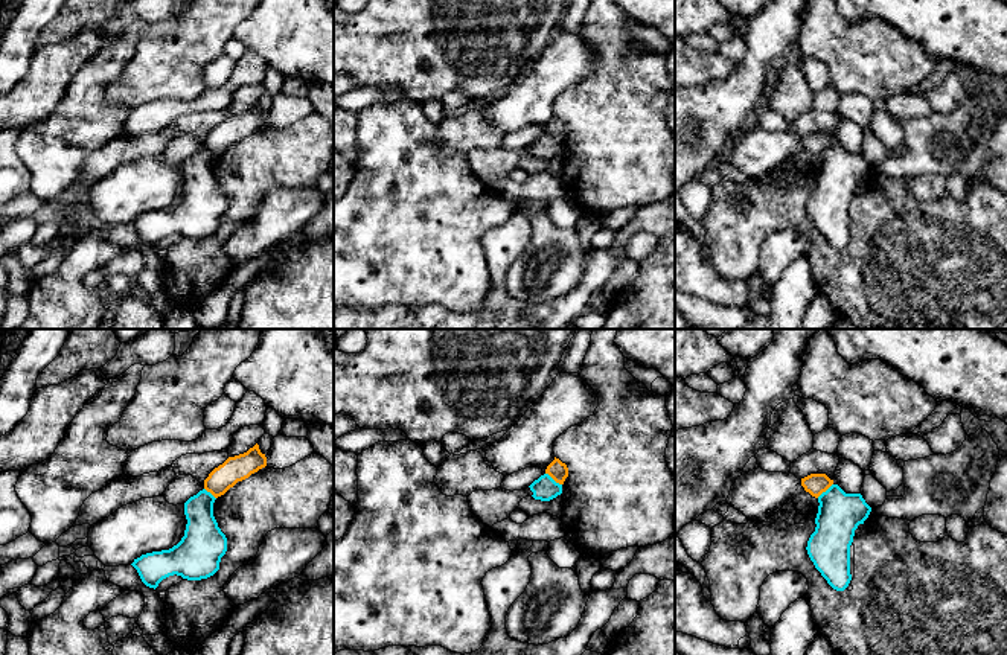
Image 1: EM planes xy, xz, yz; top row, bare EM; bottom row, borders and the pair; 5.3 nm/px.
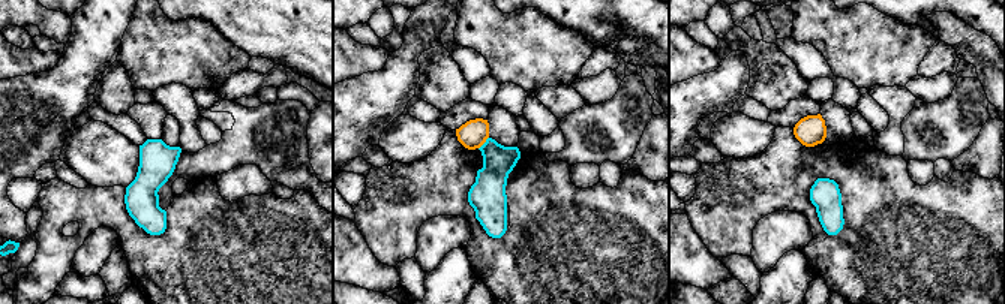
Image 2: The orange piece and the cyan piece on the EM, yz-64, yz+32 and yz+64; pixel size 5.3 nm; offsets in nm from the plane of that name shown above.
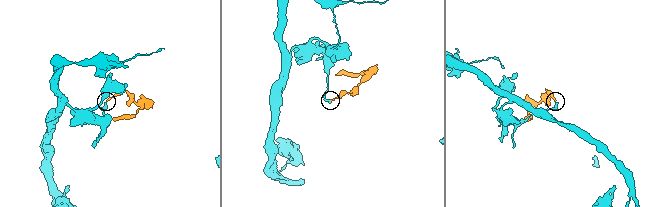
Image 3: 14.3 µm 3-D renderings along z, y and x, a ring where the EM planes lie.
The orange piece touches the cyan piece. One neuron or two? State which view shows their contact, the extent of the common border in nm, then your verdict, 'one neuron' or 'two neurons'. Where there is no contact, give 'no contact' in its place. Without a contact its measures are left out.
xz | 110 nm | two neurons

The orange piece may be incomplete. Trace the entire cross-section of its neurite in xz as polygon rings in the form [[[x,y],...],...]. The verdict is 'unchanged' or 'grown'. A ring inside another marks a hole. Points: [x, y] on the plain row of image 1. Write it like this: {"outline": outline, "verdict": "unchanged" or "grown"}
{"outline": [[[555,116],[555,119],[547,125],[545,133],[548,133],[556,142],[564,143],[568,136],[568,126]]], "verdict": "unchanged"}

